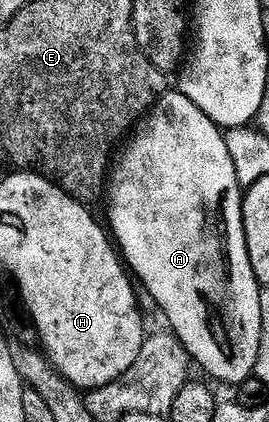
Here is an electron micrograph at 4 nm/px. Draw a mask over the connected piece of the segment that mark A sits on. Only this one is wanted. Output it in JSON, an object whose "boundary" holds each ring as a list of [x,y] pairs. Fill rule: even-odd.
{"boundary":[[[172,91],[161,94],[156,101],[154,98],[145,116],[130,130],[127,146],[116,155],[115,166],[107,177],[106,224],[126,268],[135,277],[139,276],[138,284],[143,284],[148,295],[159,304],[162,316],[195,365],[200,370],[207,369],[211,377],[227,379],[238,353],[242,327],[240,301],[232,288],[221,221],[213,221],[221,219],[220,213],[213,211],[217,201],[223,201],[233,173],[231,154],[219,129],[184,93]],[[187,191],[195,191],[193,197],[189,197],[191,205]]]}

